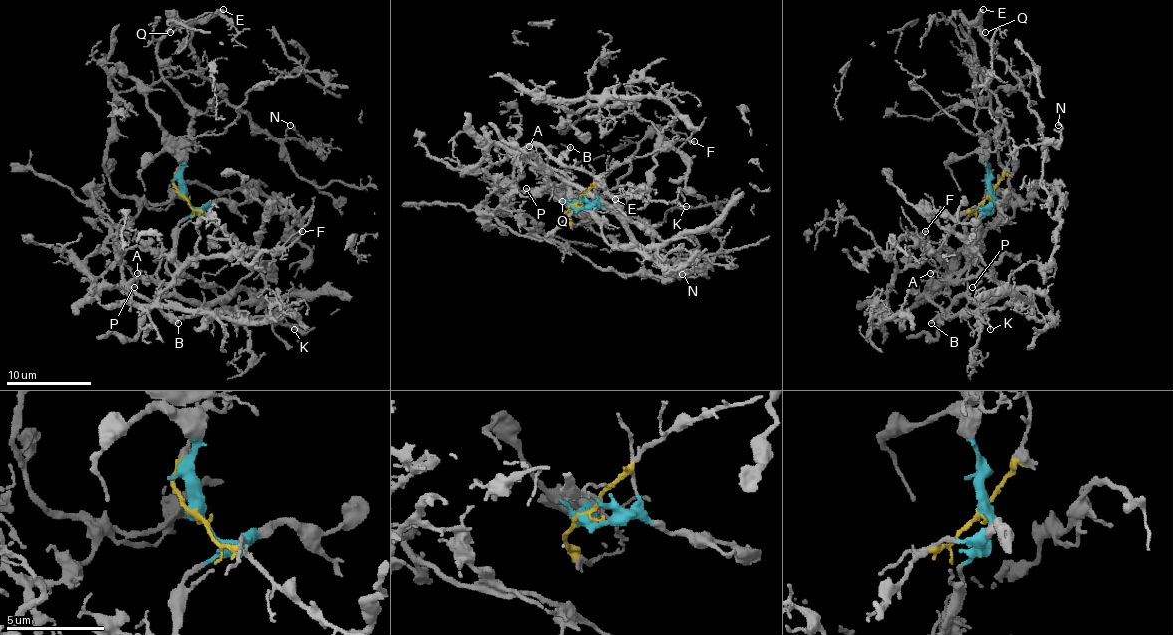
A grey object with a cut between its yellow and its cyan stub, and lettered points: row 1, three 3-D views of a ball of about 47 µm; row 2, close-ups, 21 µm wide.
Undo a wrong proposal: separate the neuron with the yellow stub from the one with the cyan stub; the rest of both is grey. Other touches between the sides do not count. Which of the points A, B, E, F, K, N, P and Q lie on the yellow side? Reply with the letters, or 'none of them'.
E, F, N, Q

